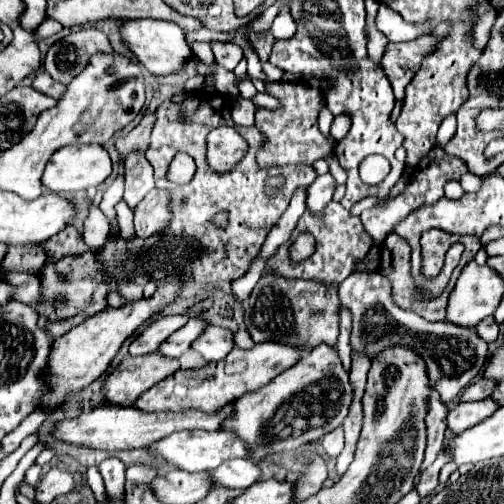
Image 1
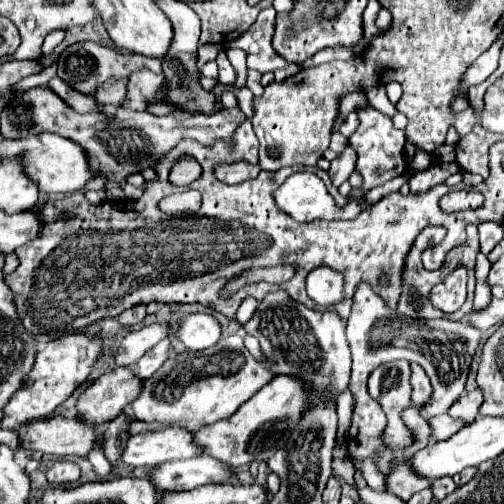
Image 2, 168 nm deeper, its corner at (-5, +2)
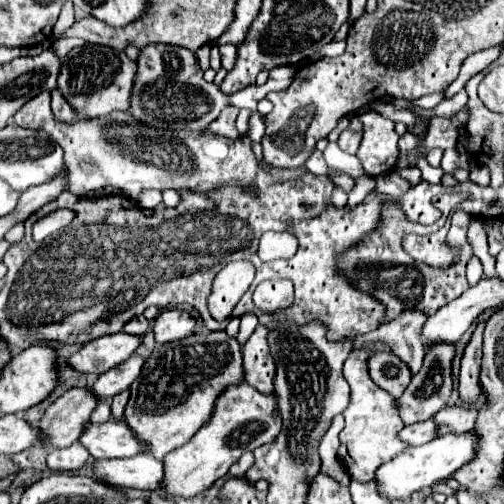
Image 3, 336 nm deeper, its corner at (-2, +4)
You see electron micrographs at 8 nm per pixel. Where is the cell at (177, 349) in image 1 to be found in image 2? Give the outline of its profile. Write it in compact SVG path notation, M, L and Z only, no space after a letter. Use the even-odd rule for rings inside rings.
M165 338L157 346L153 346L149 352L145 352L145 356L141 356L141 360L135 366L131 366L133 374L139 380L147 380L167 360L167 352L169 352L169 340Z

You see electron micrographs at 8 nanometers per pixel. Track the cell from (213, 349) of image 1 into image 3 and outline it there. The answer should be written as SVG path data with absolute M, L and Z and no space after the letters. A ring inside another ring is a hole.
M180 308L164 310L154 320L154 334L156 334L156 342L160 344L188 338L194 332L196 332L196 320L186 310Z

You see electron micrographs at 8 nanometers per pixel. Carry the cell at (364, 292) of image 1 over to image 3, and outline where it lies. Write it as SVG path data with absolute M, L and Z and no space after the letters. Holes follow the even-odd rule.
M438 342L436 346L432 344L426 350L422 370L416 374L416 378L412 378L412 382L406 388L406 394L402 394L402 398L398 400L398 410L406 424L428 420L448 404L448 398L452 394L452 358L454 358L454 344Z

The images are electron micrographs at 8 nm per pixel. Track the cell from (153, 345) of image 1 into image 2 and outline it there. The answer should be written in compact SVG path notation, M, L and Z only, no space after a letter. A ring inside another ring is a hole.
M151 324L151 326L143 326L141 330L129 332L121 340L121 344L119 344L117 352L115 352L115 364L117 366L135 364L149 348L153 348L167 334L169 334L167 324Z

